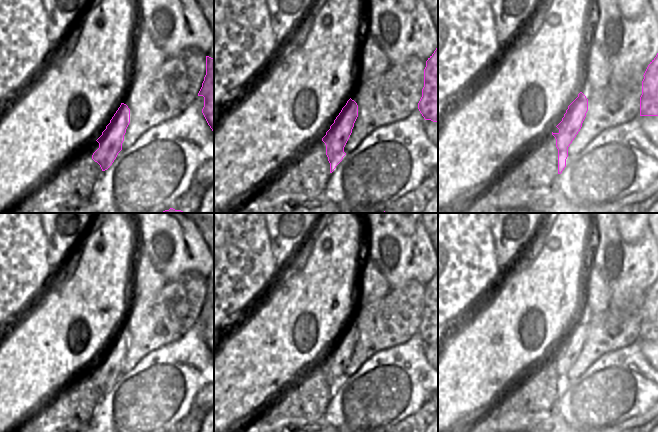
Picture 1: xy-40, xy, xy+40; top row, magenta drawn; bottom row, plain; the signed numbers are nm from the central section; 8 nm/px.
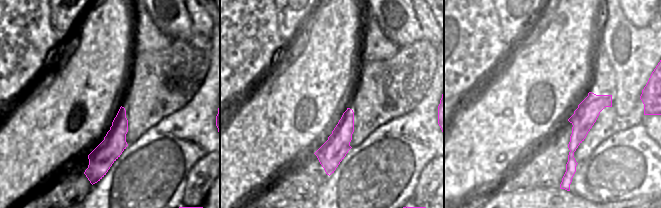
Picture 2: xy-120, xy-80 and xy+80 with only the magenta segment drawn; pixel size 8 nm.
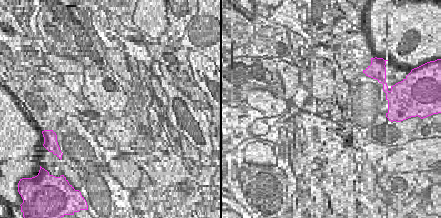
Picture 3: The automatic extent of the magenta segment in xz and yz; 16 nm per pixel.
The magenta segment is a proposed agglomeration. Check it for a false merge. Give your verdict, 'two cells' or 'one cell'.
two cells

